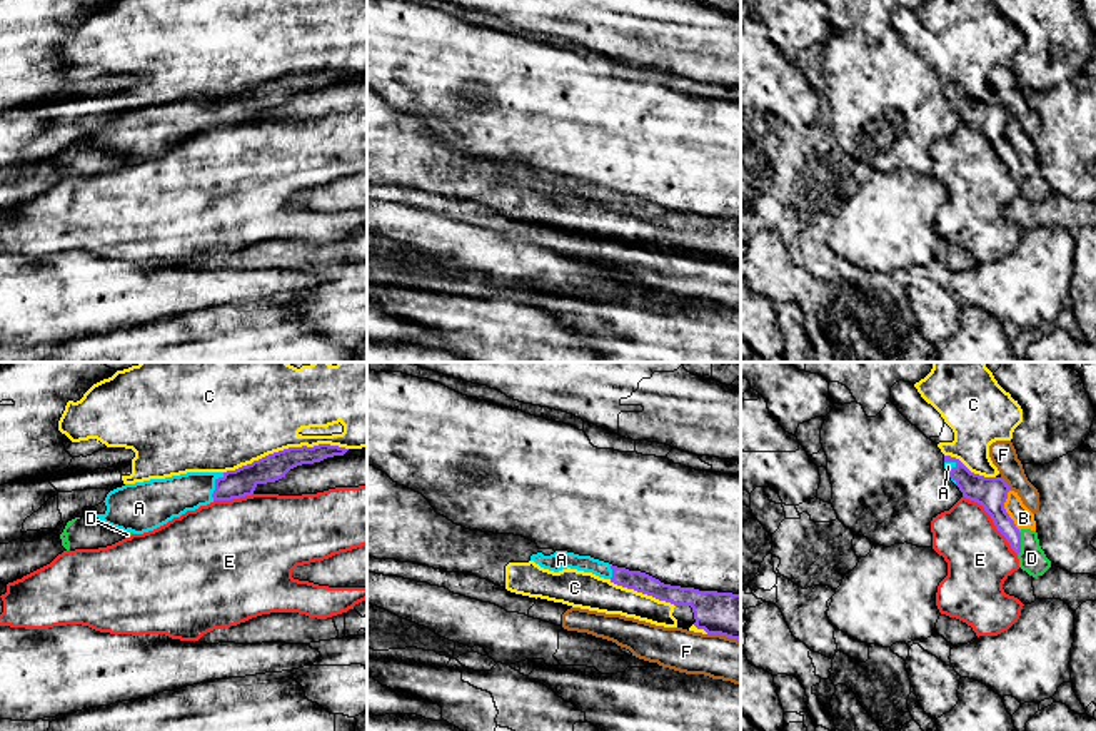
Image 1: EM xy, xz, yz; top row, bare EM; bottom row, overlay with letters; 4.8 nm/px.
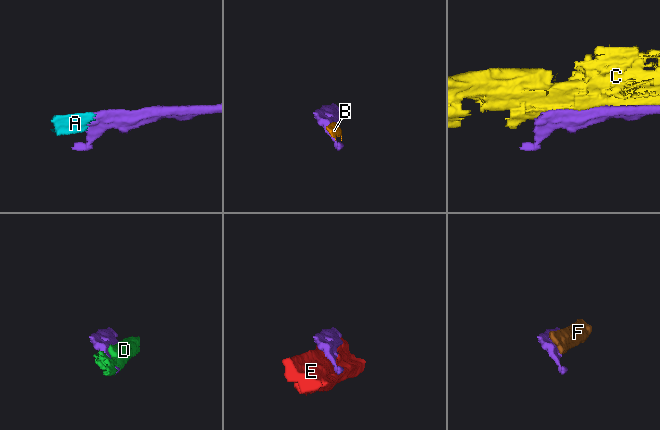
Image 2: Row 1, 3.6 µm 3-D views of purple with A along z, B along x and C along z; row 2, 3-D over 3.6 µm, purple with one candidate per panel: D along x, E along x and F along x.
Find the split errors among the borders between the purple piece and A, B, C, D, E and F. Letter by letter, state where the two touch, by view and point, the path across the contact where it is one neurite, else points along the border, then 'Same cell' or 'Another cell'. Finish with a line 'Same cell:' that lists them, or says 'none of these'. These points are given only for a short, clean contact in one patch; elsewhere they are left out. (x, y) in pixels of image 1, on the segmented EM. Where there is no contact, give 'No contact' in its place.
A: Touches purple at xy (216, 486). Path across: xy (234, 484), (216, 486), (169, 498). Same cell
B: Touches purple at yz (1005, 509). Boundary: yz (1010, 489), (1005, 499), (1005, 511), (1020, 529). Another cell
C: Touches purple at xy (286, 449). Another cell
D: Touches purple at yz (1020, 543). Another cell
E: Touches purple at yz (993, 521). Another cell
F: Touches purple at yz (1006, 483). Another cell
Same cell: A

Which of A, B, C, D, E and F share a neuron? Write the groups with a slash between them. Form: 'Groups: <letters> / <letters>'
Groups: A / B D / C / E / F

